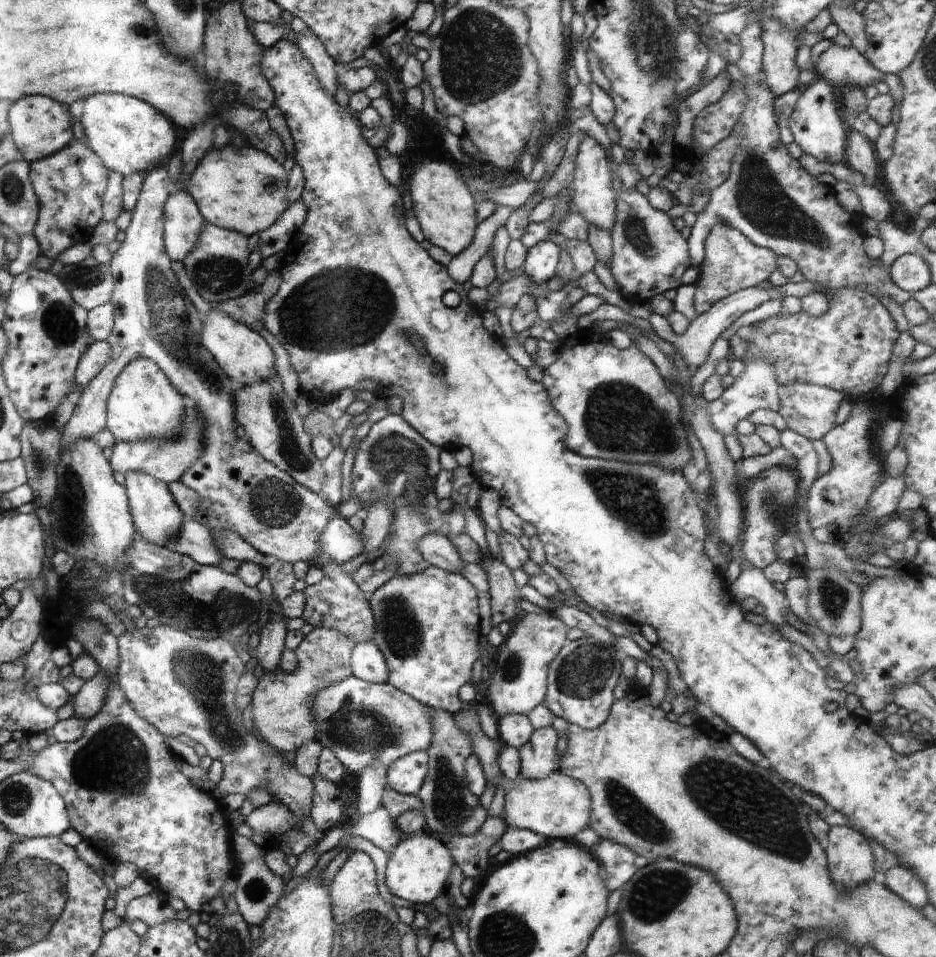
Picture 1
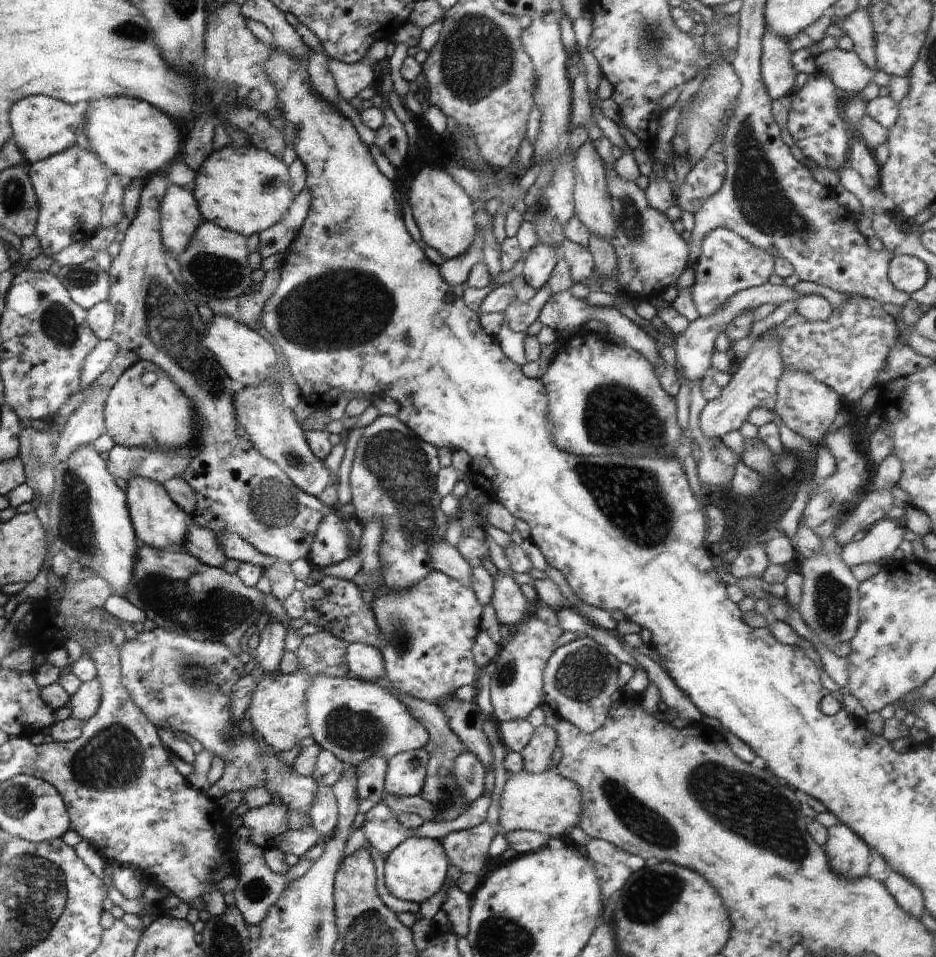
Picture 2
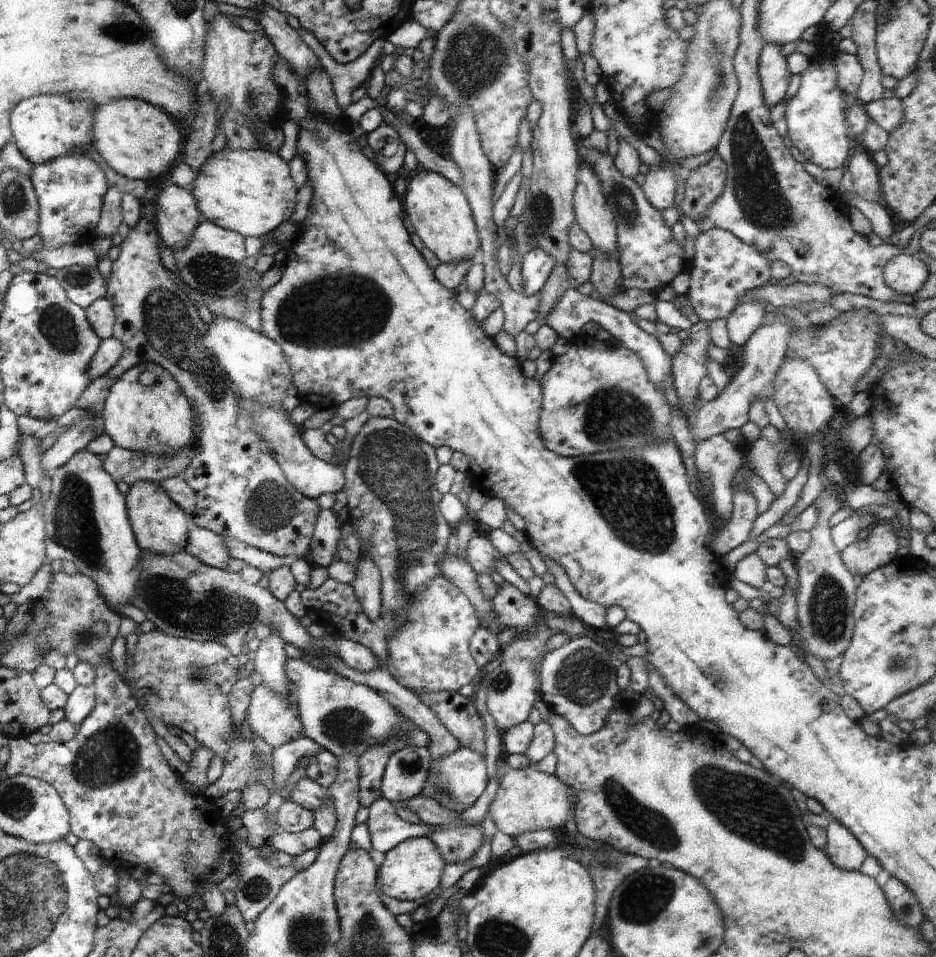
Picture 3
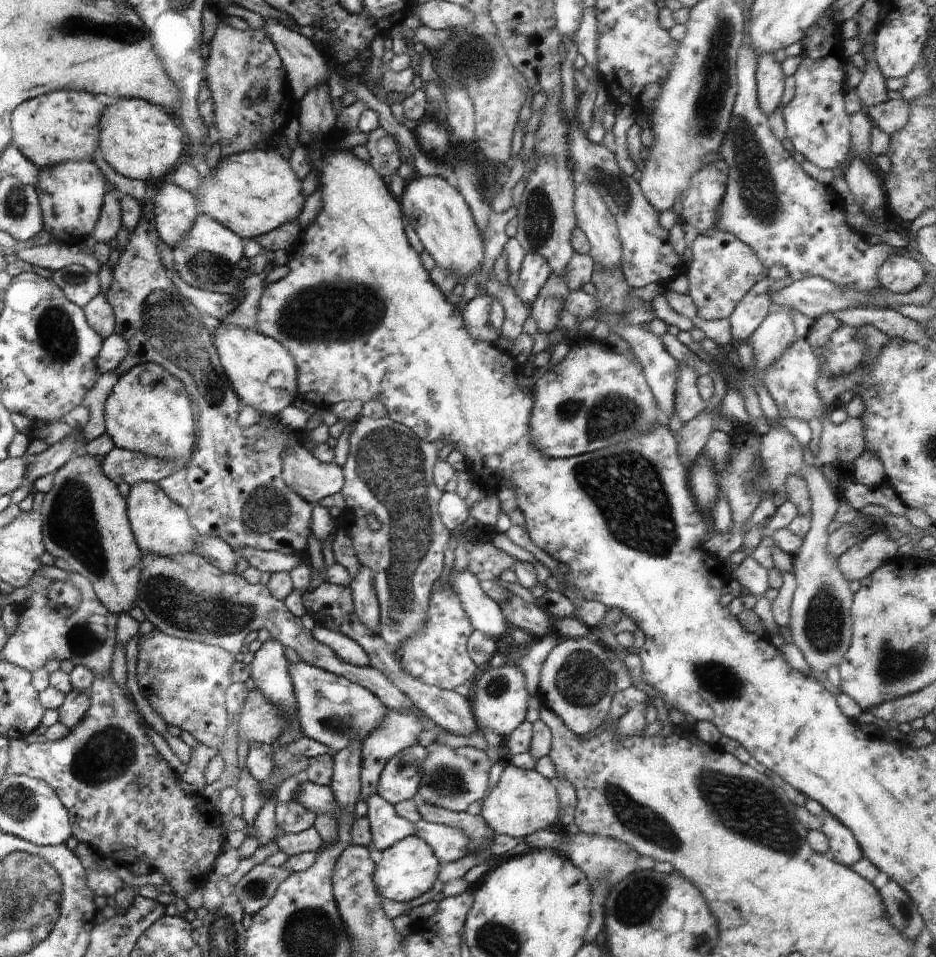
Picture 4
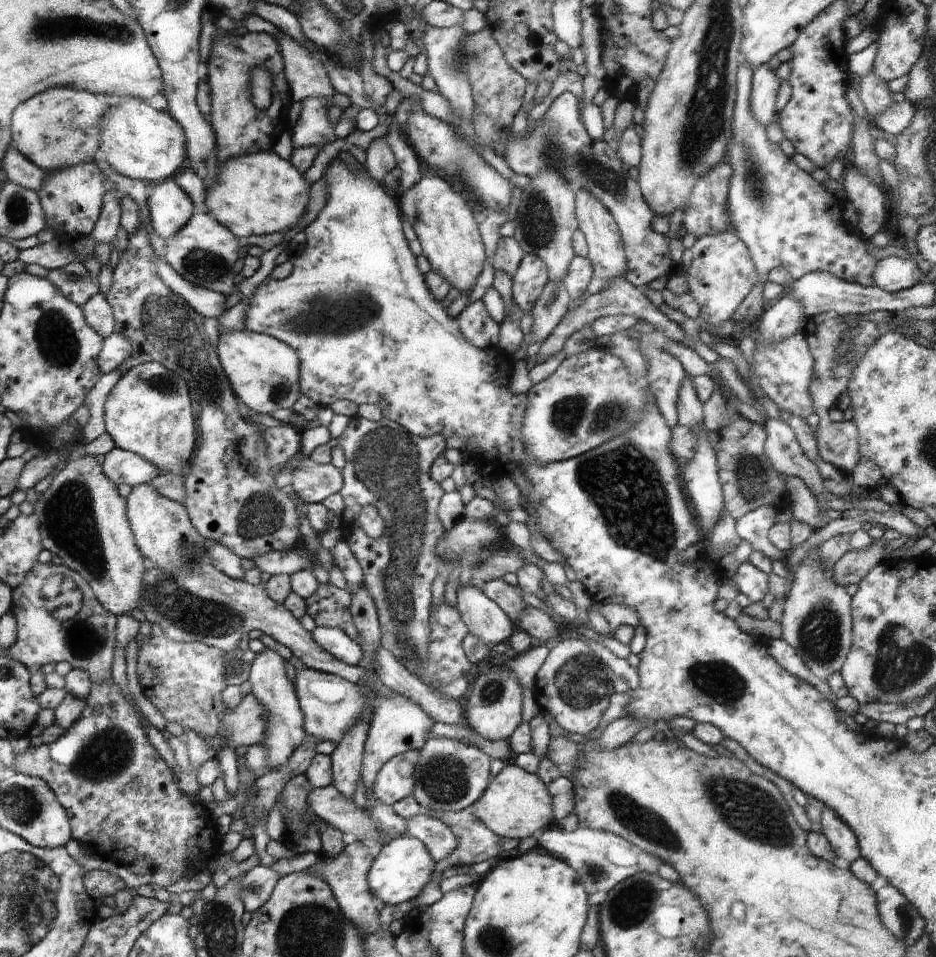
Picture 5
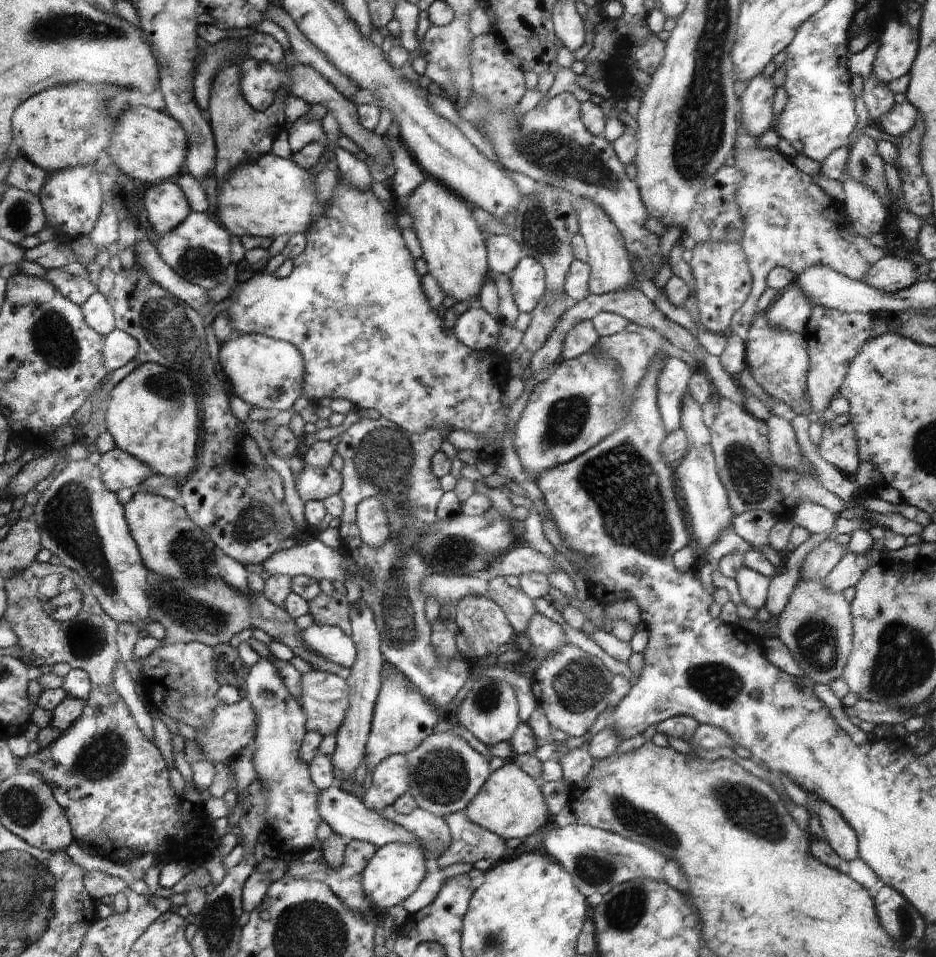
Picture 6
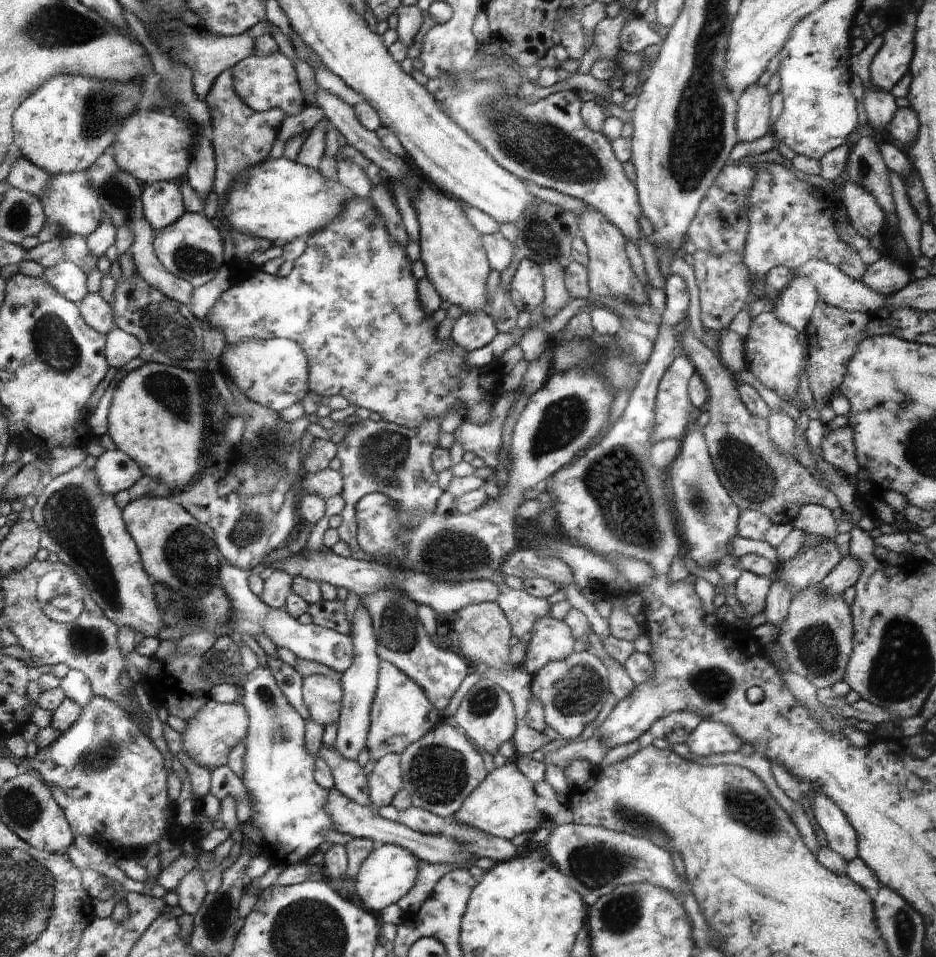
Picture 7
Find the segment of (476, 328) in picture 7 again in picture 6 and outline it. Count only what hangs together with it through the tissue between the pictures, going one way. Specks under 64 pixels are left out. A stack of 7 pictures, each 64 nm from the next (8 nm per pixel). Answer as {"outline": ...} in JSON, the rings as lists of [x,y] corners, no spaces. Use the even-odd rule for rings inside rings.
{"outline":[[[479,303],[462,313],[453,326],[458,342],[476,351],[490,351],[497,345],[500,323]]]}

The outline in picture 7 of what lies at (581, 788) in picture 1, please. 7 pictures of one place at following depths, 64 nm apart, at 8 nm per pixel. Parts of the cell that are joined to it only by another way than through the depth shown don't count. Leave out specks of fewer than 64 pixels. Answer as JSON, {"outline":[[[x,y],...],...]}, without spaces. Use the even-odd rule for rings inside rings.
{"outline":[[[515,759],[508,760],[504,766],[495,767],[488,773],[488,776],[470,792],[470,796],[462,802],[460,810],[455,812],[451,819],[506,840],[512,840],[514,836],[523,833],[534,833],[540,829],[538,826],[546,818],[536,807],[538,796],[534,786],[535,784],[520,772]]]}

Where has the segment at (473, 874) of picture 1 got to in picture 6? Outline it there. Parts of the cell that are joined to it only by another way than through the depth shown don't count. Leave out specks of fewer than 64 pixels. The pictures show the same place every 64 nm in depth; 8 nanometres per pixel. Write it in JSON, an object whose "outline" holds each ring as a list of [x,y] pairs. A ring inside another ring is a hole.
{"outline":[[[392,806],[384,807],[378,811],[380,816],[402,826],[416,835],[423,844],[423,848],[430,855],[444,854],[452,844],[452,836],[444,817],[437,817],[420,807],[412,810],[410,814],[398,814]]]}

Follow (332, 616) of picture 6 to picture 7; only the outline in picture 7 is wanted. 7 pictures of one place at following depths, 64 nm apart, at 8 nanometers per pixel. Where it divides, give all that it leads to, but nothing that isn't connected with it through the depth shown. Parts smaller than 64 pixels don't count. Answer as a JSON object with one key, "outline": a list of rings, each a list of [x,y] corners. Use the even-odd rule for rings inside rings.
{"outline":[[[338,597],[334,600],[322,599],[316,604],[309,605],[309,615],[318,626],[336,630],[343,635],[349,635],[351,624],[346,618],[344,601]]]}

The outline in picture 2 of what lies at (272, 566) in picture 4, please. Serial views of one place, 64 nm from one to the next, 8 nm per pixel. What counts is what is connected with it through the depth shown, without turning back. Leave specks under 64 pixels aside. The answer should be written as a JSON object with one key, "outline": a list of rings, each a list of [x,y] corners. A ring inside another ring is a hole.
{"outline":[[[224,533],[217,536],[219,542],[224,547],[227,558],[240,560],[241,563],[250,563],[266,570],[276,561],[275,558],[258,552],[254,546],[238,536],[238,534]]]}

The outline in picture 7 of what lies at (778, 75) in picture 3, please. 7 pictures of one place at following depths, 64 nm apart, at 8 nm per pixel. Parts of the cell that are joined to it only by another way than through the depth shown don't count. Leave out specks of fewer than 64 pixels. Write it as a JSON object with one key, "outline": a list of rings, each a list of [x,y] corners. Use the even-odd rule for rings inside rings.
{"outline":[[[756,82],[752,86],[748,86],[743,93],[737,95],[737,111],[736,111],[736,134],[739,141],[752,142],[760,140],[760,137],[772,131],[769,125],[770,120],[770,100],[766,86],[761,86]]]}

